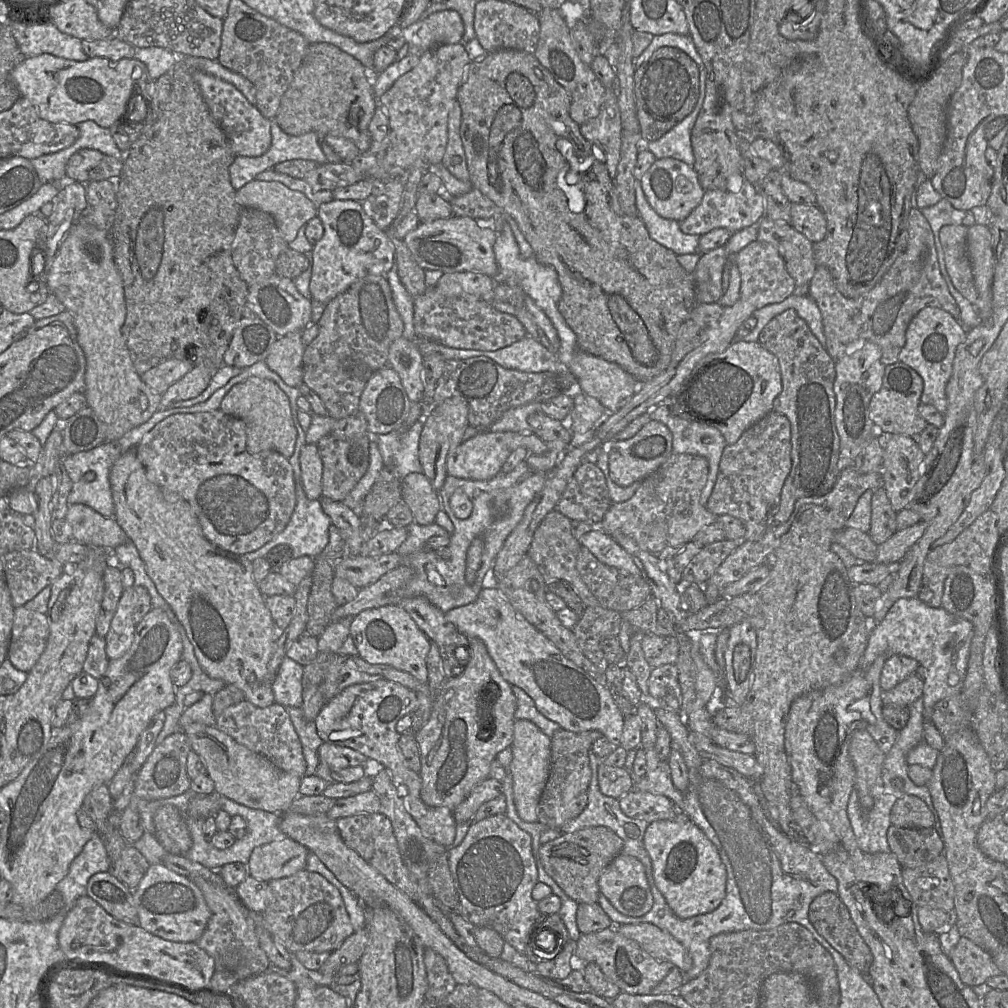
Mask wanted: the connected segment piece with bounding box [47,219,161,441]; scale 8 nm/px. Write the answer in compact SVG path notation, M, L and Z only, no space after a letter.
M78 220L56 253L47 280L49 292L55 295L73 317L77 332L77 342L83 350L85 369L85 388L89 406L104 424L106 441L116 441L131 429L143 424L160 408L161 395L149 388L133 365L133 355L122 335L126 318L124 289L121 276L113 258L113 244L110 233Z

